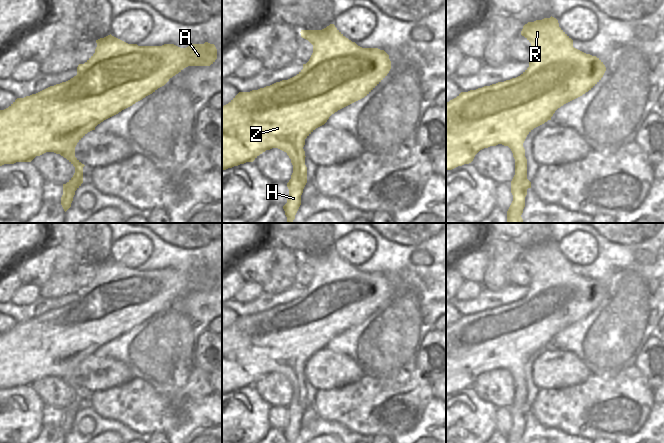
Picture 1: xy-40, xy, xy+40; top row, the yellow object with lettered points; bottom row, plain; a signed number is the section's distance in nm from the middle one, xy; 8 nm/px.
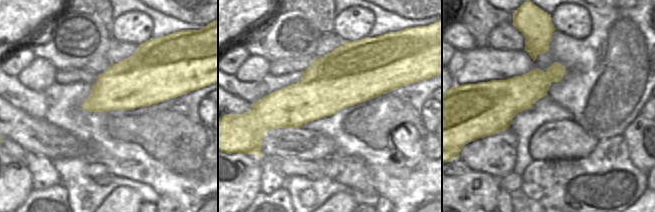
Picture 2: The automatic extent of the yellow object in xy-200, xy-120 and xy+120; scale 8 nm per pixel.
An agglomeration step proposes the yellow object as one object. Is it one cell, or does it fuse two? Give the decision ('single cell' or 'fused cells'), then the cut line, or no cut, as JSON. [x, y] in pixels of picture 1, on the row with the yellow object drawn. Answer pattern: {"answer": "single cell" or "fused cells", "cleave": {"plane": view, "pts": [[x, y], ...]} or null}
{"answer": "single cell", "cleave": null}

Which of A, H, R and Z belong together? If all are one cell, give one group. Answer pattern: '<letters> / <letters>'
A H R Z

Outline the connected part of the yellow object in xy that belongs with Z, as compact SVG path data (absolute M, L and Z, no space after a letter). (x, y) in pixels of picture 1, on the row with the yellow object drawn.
M334 24L322 30L301 30L301 37L313 45L313 53L303 69L288 80L270 86L239 92L228 104L222 106L222 170L253 162L260 154L272 148L287 153L293 165L291 179L287 183L289 197L283 206L287 223L292 223L301 205L301 195L307 183L305 165L305 139L318 127L324 125L338 110L367 96L389 73L389 55L378 48L362 48L346 38Z

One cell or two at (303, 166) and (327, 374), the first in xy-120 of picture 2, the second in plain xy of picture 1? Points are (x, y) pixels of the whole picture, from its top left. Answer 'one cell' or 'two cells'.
two cells

